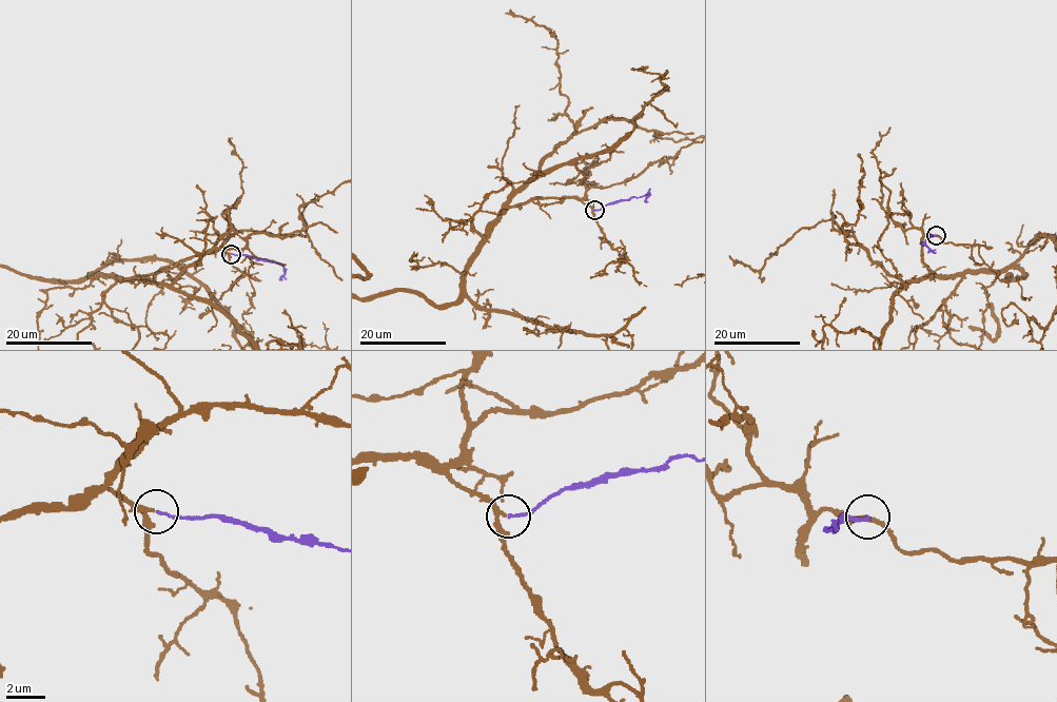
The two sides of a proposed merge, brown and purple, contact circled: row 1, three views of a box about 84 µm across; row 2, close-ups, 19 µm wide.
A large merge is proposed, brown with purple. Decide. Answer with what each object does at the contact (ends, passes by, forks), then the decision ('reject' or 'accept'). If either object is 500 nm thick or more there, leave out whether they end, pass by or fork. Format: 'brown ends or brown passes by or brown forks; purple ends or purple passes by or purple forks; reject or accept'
brown passes by; purple ends; accept

